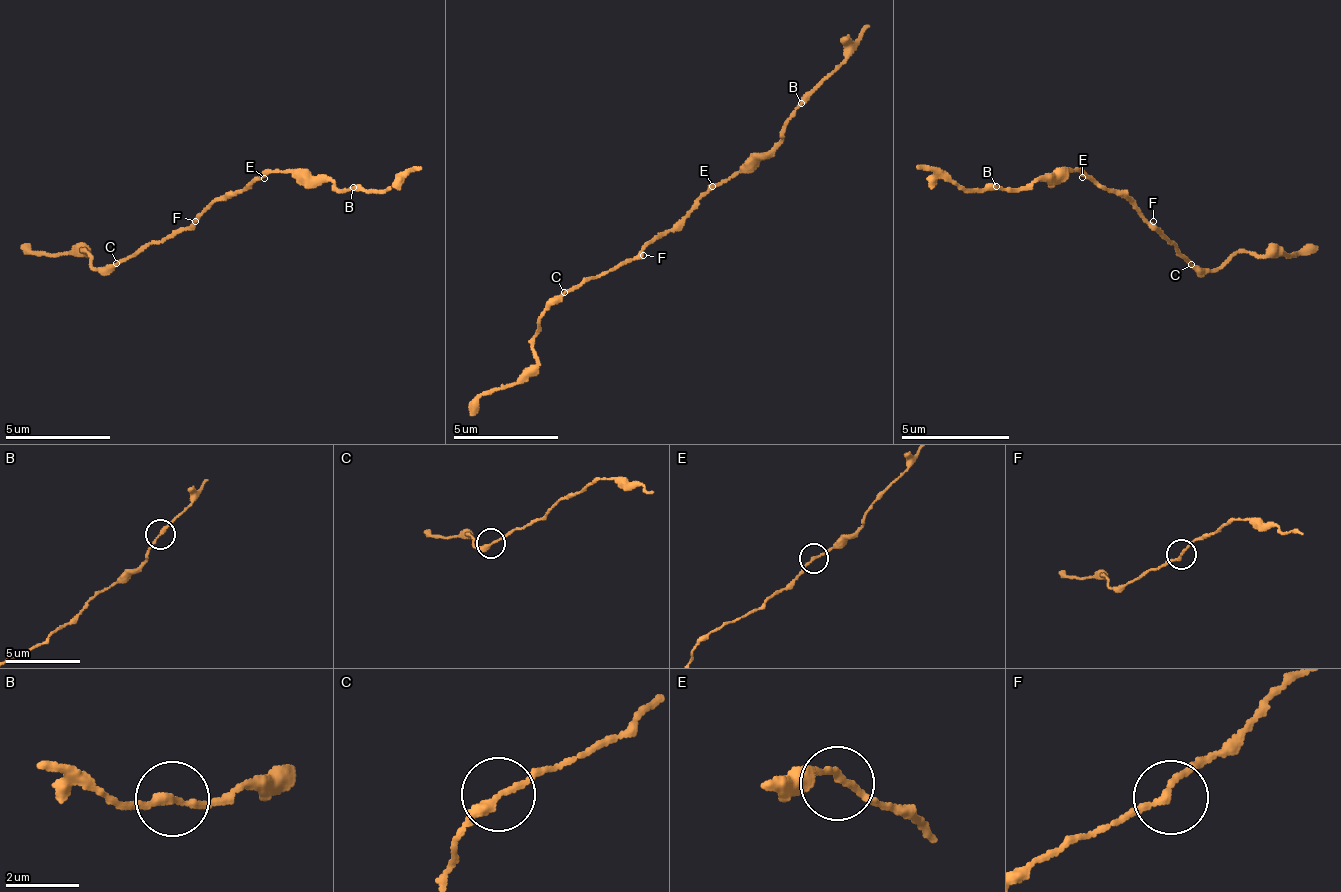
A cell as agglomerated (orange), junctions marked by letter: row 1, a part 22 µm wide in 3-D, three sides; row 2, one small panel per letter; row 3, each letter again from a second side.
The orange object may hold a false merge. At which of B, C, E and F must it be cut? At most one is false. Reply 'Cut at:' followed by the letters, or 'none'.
Cut at: none

